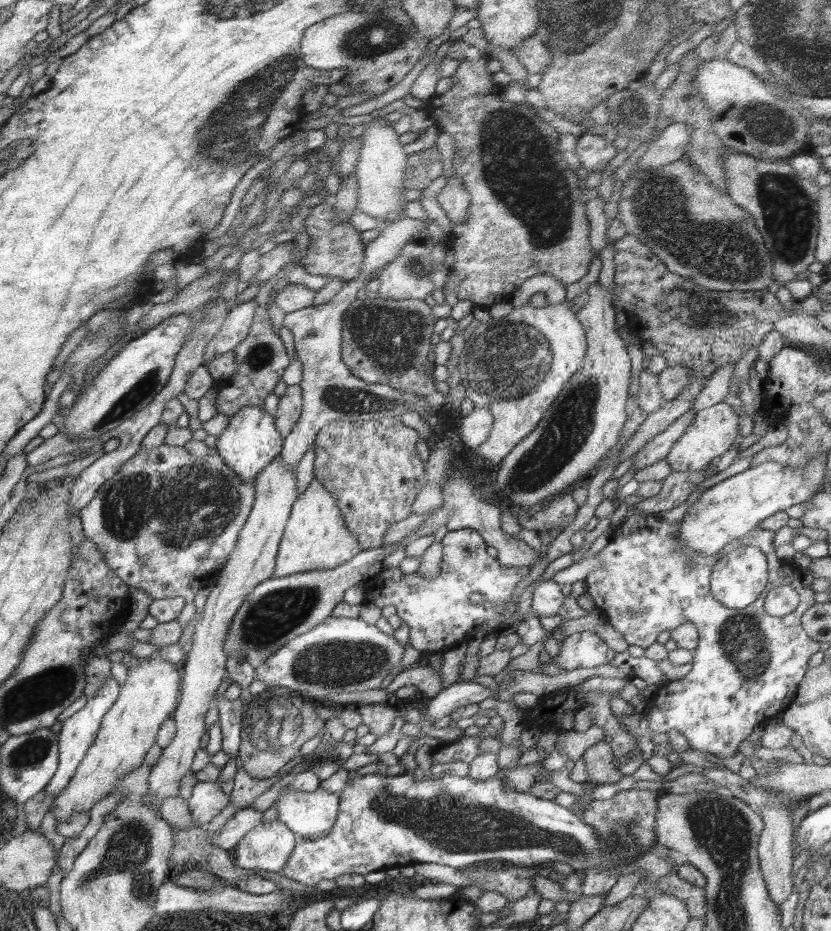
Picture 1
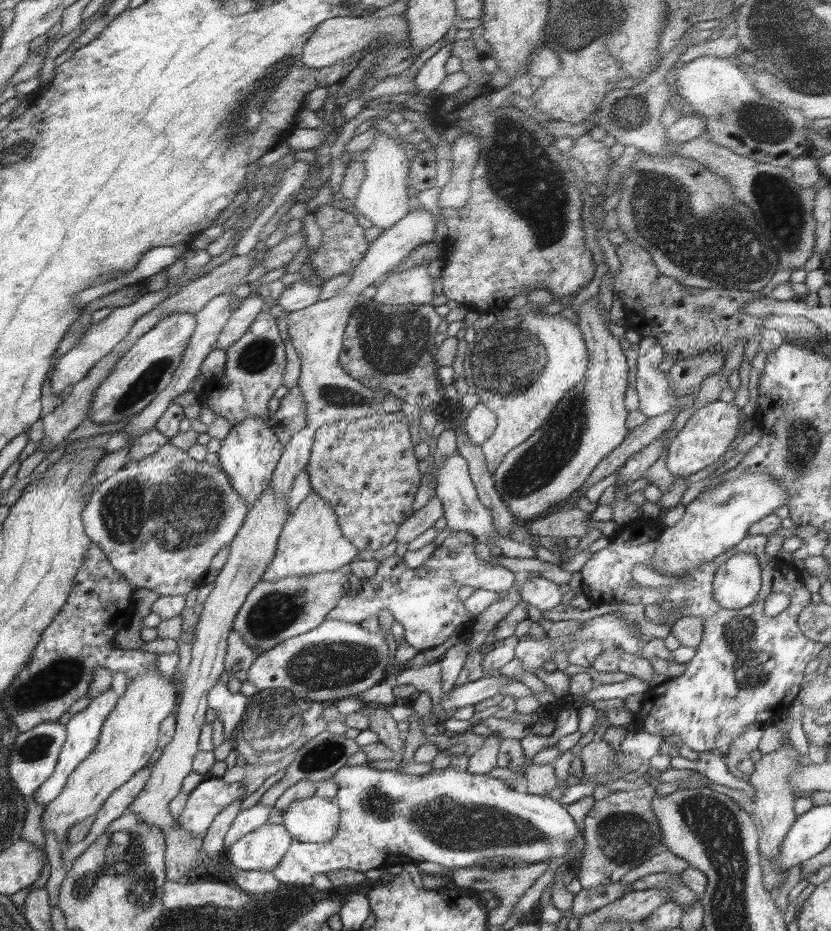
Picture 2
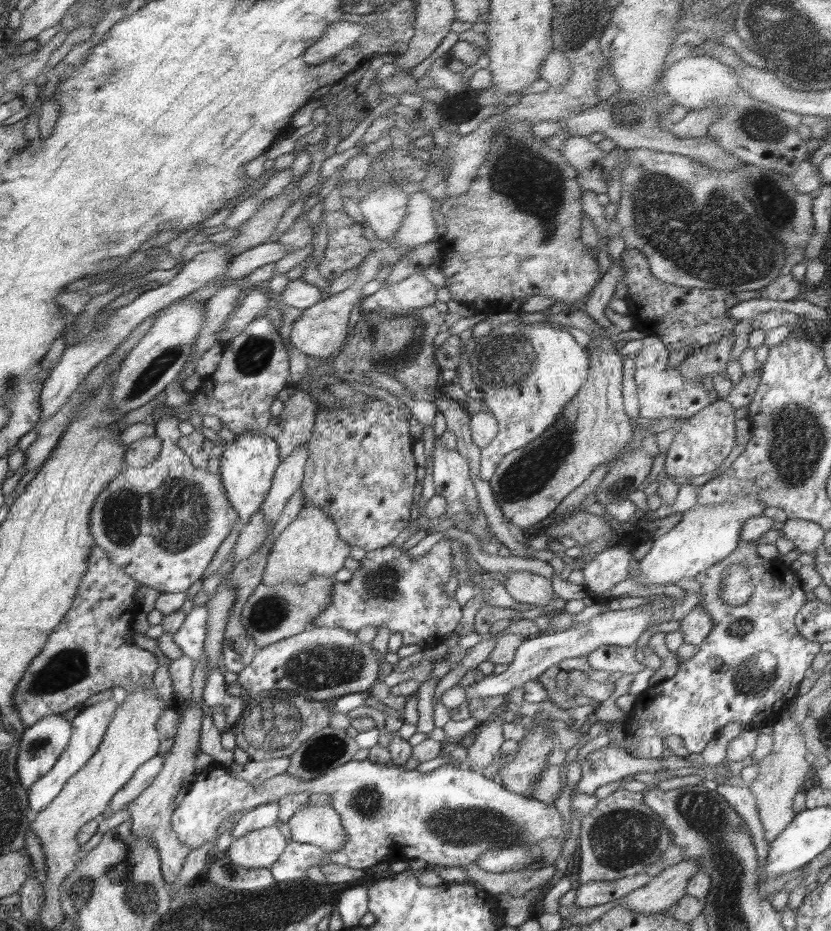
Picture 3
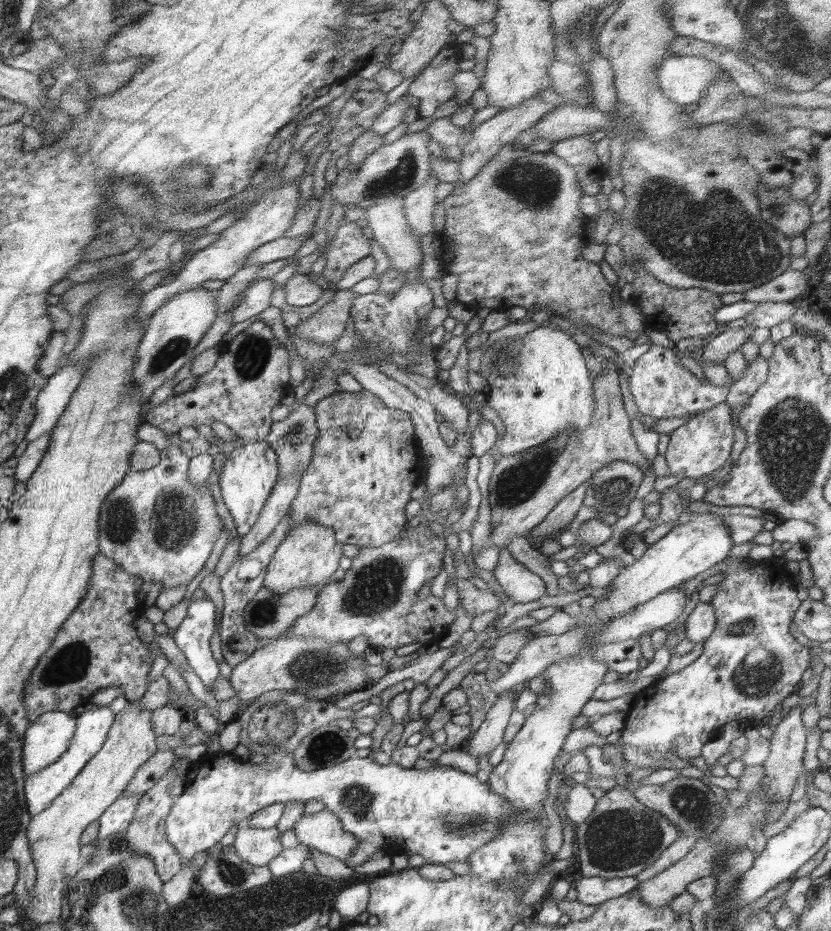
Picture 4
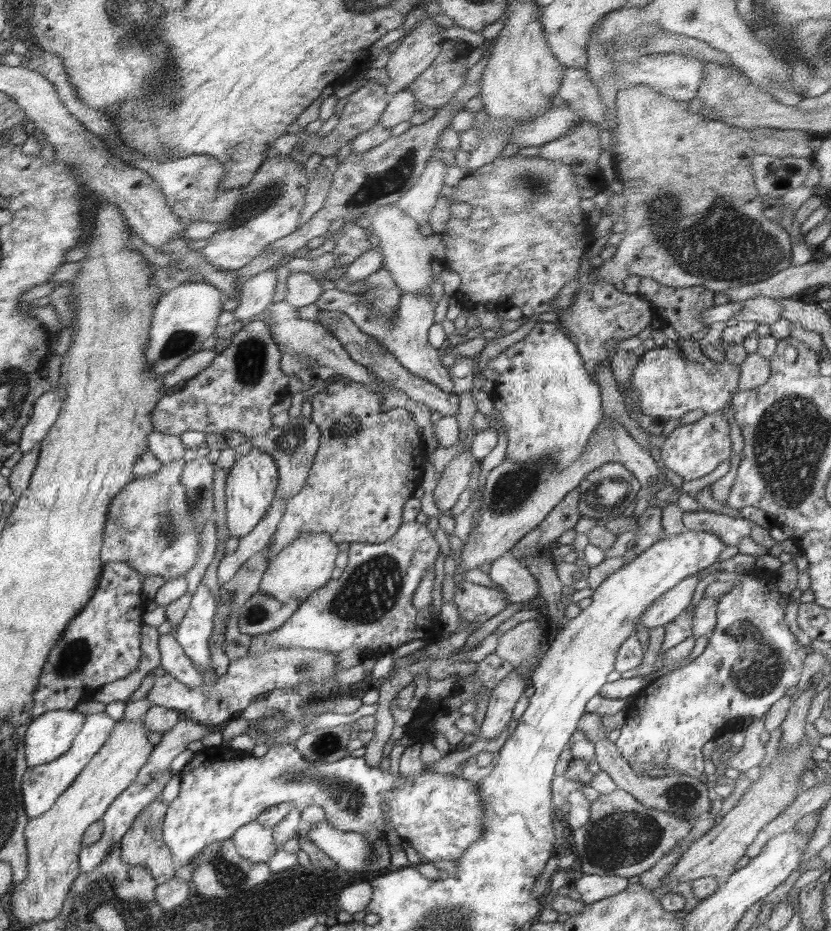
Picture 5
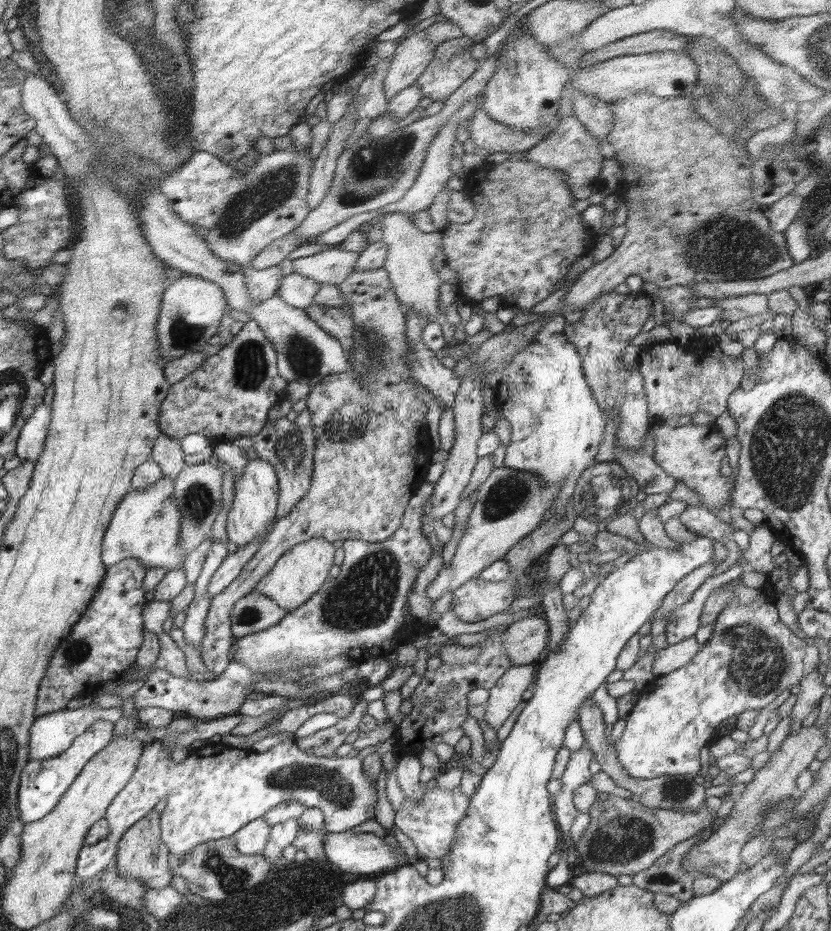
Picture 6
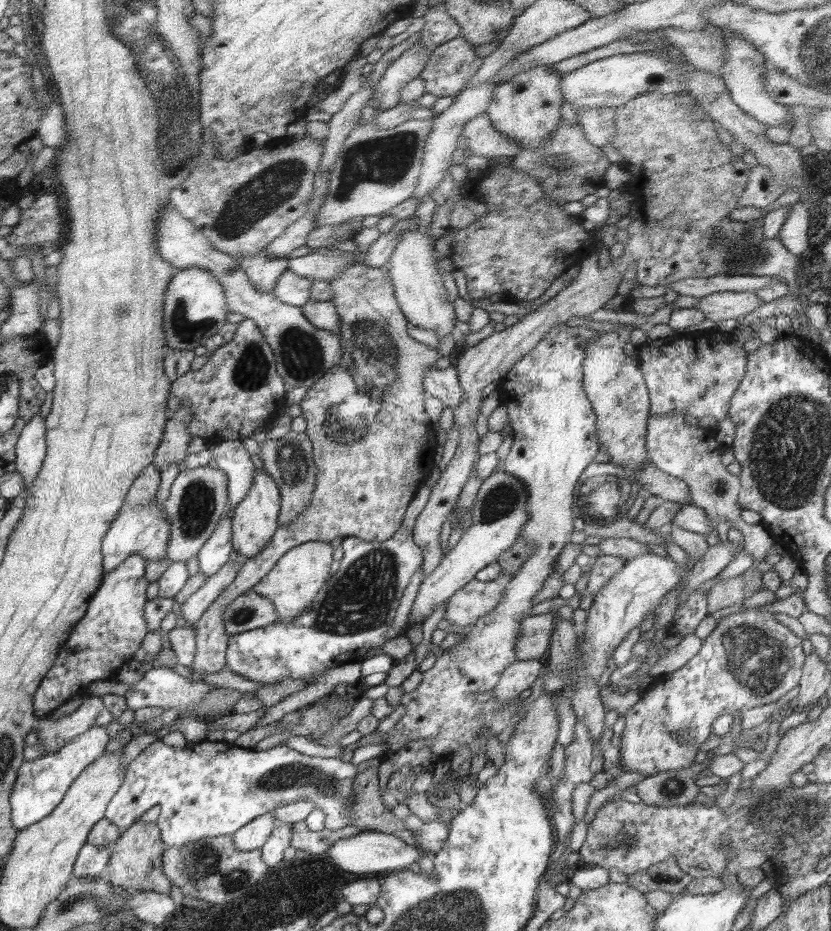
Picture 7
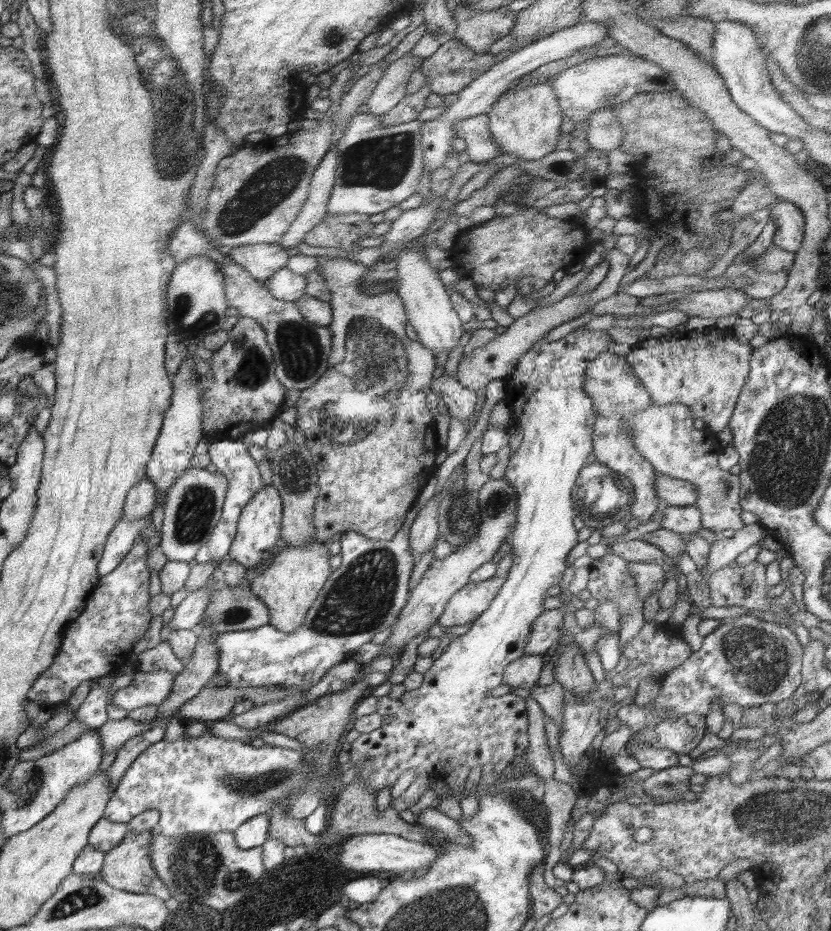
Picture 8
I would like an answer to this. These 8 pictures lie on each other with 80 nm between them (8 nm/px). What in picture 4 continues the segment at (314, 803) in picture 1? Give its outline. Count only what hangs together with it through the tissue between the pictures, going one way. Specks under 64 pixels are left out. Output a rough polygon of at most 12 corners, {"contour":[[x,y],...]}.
{"contour":[[329,810],[304,814],[298,840],[346,863],[358,839]]}

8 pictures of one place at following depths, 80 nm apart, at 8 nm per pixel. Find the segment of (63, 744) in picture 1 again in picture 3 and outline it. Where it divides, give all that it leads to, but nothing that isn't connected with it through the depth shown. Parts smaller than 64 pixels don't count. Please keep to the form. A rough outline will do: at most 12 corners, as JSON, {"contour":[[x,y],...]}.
{"contour":[[84,706],[50,772],[28,789],[39,813],[61,795],[104,742],[119,706]]}

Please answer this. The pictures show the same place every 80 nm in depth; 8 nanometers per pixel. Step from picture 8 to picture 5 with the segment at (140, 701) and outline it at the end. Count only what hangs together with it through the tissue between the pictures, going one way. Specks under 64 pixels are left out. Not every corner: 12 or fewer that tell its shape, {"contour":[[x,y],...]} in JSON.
{"contour":[[273,649],[232,659],[216,684],[160,676],[146,699],[222,726],[256,696],[344,689],[338,655]]}

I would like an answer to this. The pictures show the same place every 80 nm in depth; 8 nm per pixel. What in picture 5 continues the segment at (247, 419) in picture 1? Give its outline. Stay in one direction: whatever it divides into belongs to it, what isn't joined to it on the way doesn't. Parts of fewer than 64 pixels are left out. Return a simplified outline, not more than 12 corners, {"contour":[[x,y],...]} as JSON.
{"contour":[[253,448],[226,481],[226,528],[249,535],[277,494],[277,466]]}

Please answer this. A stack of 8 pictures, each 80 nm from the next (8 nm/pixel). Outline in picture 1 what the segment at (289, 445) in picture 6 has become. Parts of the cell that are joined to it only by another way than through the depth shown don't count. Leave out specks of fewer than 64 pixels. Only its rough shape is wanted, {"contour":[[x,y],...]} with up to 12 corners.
{"contour":[[298,384],[280,395],[274,418],[284,438],[299,421],[303,403]]}

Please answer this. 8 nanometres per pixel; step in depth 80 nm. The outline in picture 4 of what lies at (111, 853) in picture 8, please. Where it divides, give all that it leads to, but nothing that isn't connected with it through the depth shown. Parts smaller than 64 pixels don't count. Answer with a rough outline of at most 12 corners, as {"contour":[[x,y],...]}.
{"contour":[[188,758],[142,794],[135,819],[124,832],[133,852],[147,854],[168,882],[185,861],[165,833],[177,776]]}

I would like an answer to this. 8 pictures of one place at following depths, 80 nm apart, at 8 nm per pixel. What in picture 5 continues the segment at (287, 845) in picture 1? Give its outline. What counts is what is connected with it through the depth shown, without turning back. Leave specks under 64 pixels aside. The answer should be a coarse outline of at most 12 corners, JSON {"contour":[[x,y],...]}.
{"contour":[[258,821],[233,835],[237,851],[268,862],[280,850],[273,829]]}

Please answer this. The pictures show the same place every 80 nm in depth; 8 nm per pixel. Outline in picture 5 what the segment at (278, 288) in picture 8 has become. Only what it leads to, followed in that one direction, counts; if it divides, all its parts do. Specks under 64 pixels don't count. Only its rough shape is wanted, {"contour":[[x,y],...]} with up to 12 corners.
{"contour":[[290,273],[285,302],[294,309],[315,304],[325,283]]}

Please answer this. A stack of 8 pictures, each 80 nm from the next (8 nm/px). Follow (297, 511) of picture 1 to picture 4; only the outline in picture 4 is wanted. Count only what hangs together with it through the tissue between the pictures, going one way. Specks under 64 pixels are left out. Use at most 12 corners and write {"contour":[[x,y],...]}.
{"contour":[[307,520],[267,566],[274,594],[333,580],[344,544]]}

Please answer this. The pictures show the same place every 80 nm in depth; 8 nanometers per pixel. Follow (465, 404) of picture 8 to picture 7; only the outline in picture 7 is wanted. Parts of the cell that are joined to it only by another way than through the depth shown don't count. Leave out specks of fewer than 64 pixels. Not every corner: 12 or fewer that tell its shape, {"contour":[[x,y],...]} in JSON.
{"contour":[[431,366],[423,376],[426,394],[454,409],[463,392],[454,367]]}

